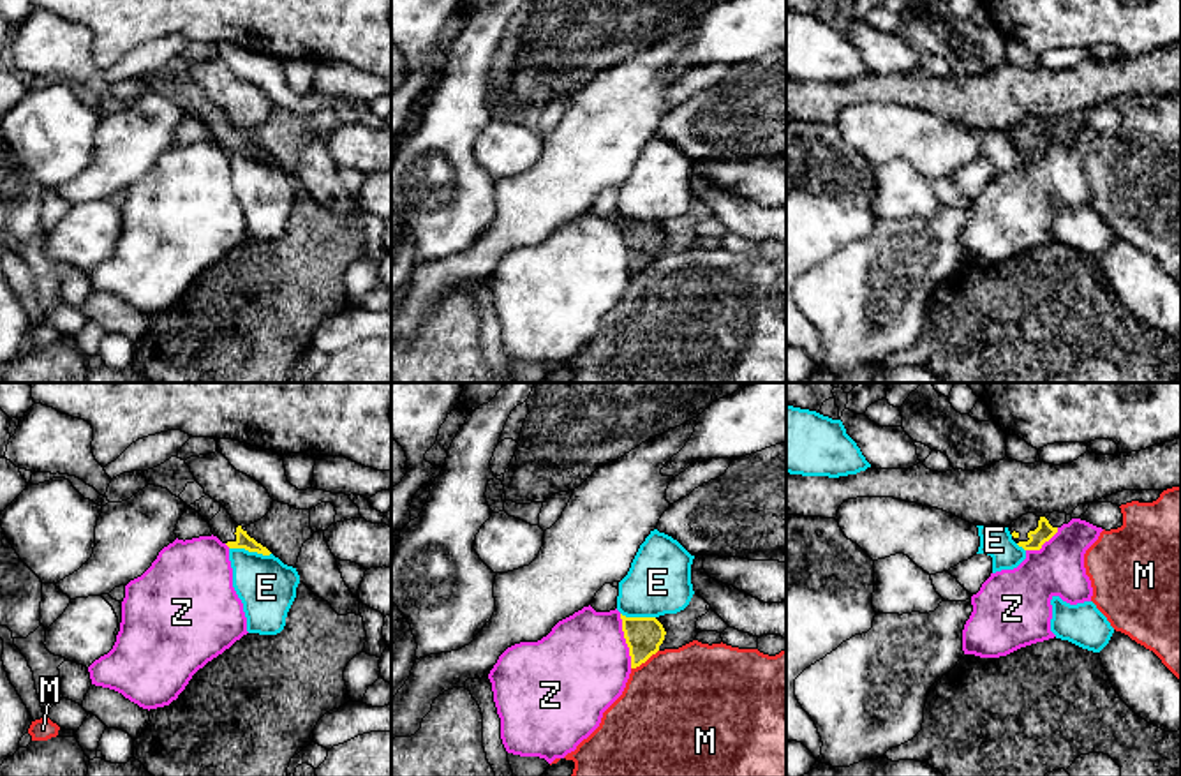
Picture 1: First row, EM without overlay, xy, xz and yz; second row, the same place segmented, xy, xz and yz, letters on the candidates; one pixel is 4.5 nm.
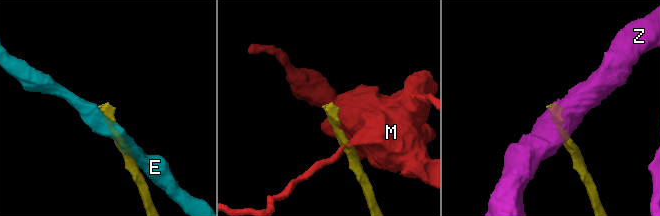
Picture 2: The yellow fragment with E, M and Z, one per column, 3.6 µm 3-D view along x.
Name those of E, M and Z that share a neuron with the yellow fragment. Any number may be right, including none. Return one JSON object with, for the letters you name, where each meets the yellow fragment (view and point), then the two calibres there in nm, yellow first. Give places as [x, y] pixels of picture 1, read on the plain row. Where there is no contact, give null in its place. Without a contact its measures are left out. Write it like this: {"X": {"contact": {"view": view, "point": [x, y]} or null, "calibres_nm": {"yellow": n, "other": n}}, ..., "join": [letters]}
{"join": []}

